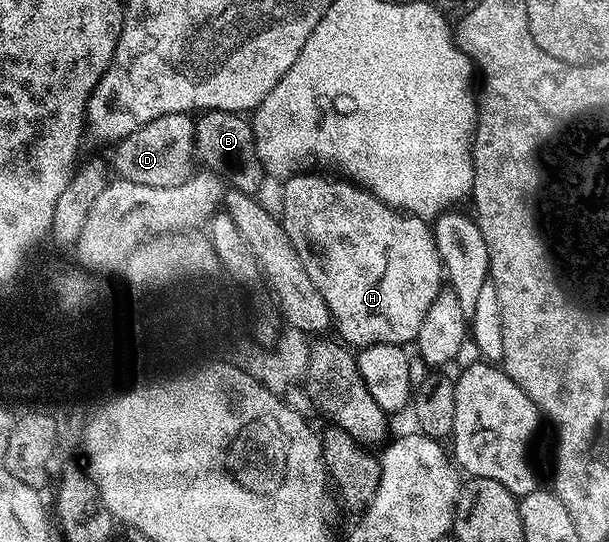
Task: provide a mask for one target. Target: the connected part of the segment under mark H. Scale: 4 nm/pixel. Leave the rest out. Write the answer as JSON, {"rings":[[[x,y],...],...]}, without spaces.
{"rings":[[[299,171],[294,174],[292,177],[285,178],[284,184],[286,185],[282,189],[282,213],[280,212],[280,220],[282,226],[284,227],[284,231],[288,235],[288,239],[292,239],[292,247],[296,247],[296,255],[300,255],[300,263],[304,267],[304,271],[308,271],[308,279],[312,279],[312,283],[316,287],[316,291],[320,293],[322,298],[324,299],[324,303],[328,307],[328,311],[330,312],[330,320],[332,322],[333,328],[336,330],[338,328],[337,336],[341,338],[343,342],[347,346],[350,347],[365,347],[368,345],[401,345],[403,347],[409,346],[410,344],[417,342],[418,332],[420,331],[420,323],[424,323],[424,315],[428,313],[428,307],[432,305],[434,300],[436,299],[436,295],[440,290],[444,288],[444,270],[442,267],[442,257],[436,251],[436,243],[434,242],[434,234],[432,232],[431,226],[427,224],[423,218],[414,216],[413,213],[403,213],[401,209],[393,209],[390,205],[385,205],[379,197],[376,195],[372,195],[367,191],[367,189],[363,189],[361,185],[355,185],[353,181],[349,179],[343,179],[338,175],[330,175],[334,177],[325,177],[322,173],[306,173],[307,171]]]}

